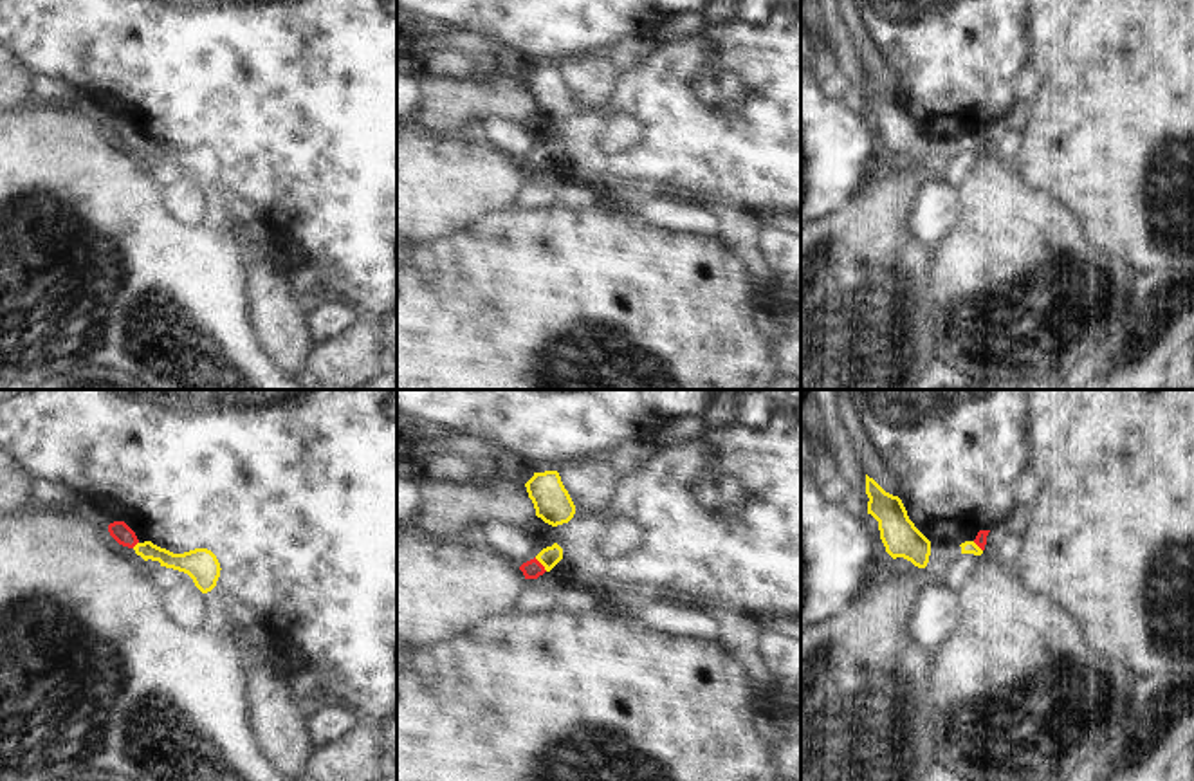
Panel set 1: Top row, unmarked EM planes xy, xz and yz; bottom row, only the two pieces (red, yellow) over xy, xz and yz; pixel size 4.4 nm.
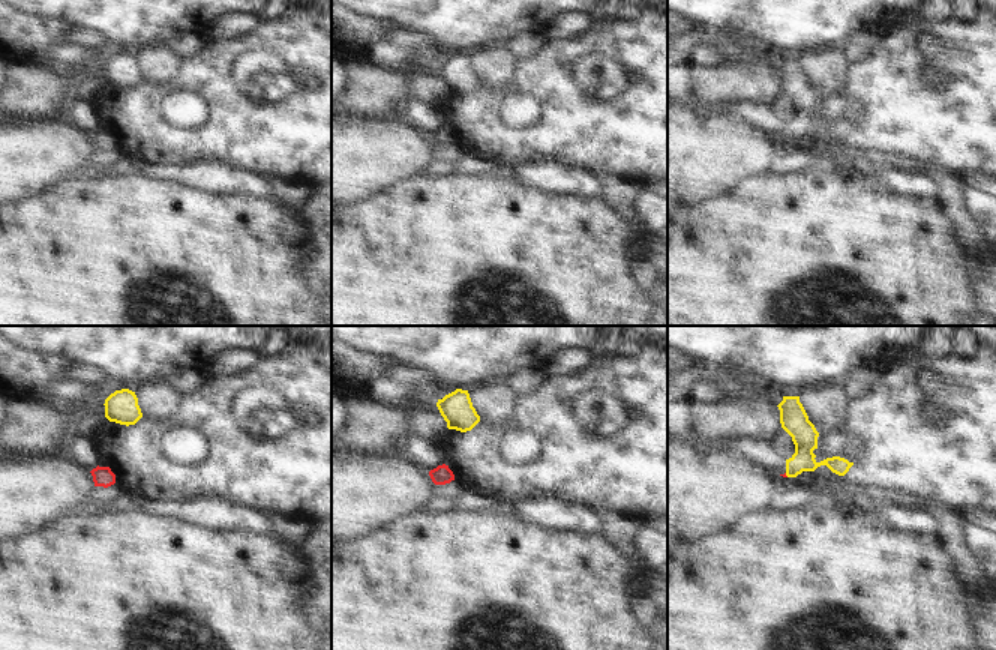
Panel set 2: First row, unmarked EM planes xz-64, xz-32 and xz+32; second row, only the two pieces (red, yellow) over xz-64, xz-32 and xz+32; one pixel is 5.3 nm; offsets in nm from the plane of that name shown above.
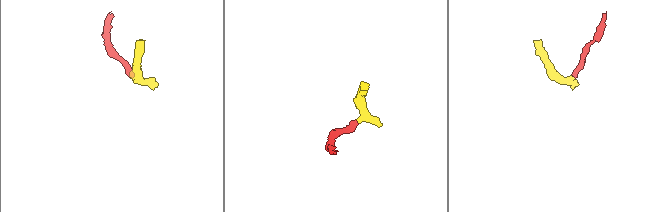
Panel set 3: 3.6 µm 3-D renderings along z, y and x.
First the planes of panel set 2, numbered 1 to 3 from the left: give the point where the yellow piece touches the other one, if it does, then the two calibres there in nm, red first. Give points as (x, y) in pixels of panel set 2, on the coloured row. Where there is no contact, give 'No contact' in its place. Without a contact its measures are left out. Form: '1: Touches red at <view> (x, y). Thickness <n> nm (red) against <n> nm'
1: No contact
2: No contact
3: Touches red at xz+32 (785, 475). Thickness 20 nm (red) against 140 nm

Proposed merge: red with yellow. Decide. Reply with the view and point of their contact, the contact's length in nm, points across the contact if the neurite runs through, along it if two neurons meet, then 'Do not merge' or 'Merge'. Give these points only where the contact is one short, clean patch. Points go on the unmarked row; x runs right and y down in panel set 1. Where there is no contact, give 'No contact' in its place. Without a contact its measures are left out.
Touches red at xz (541, 161). Shared border 90 nm. Path across: xz (532, 165), (541, 161), (551, 152). Merge

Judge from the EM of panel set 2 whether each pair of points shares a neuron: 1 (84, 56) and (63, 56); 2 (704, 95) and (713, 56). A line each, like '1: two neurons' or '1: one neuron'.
1: one neuron
2: two neurons

